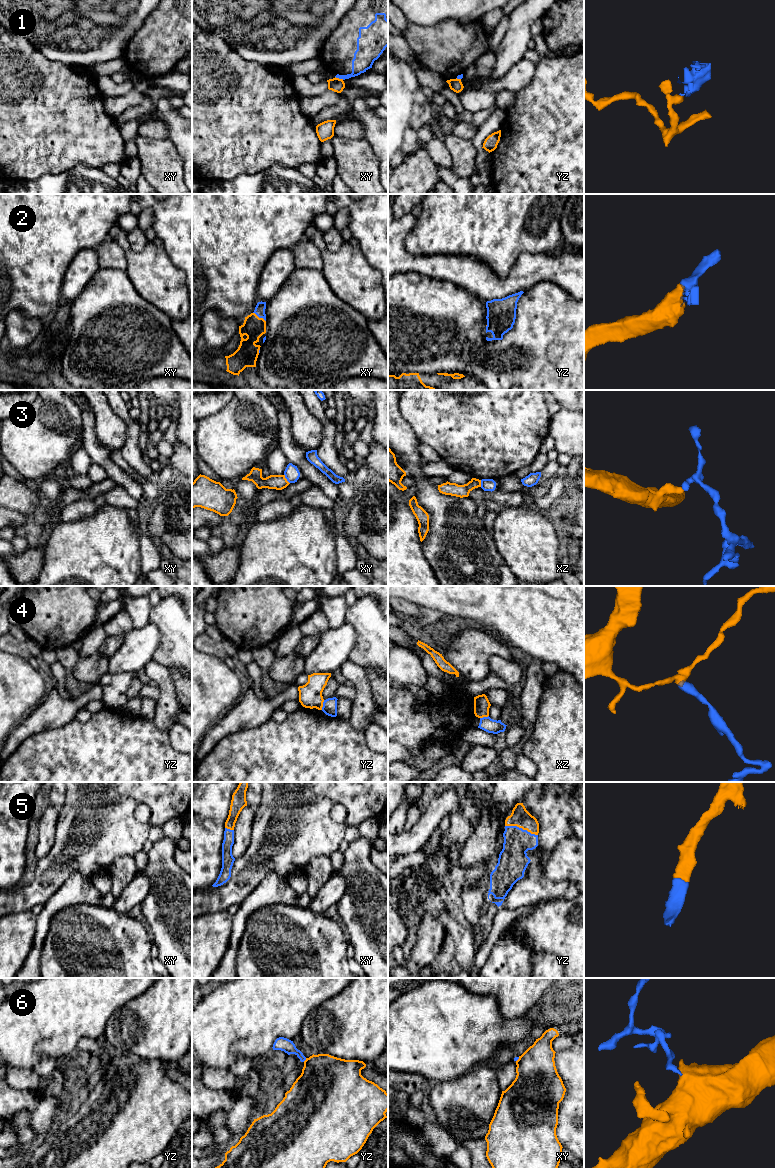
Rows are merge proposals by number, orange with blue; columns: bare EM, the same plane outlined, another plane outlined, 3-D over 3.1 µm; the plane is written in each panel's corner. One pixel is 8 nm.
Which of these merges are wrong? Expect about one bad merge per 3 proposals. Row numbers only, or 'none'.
1, 3, 4, 6

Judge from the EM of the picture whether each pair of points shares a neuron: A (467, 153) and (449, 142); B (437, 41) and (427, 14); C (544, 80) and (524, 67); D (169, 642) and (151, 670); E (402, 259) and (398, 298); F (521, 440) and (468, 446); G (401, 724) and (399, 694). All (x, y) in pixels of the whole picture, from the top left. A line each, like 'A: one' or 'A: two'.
A: one
B: two
C: two
D: two
E: two
F: one
G: one

